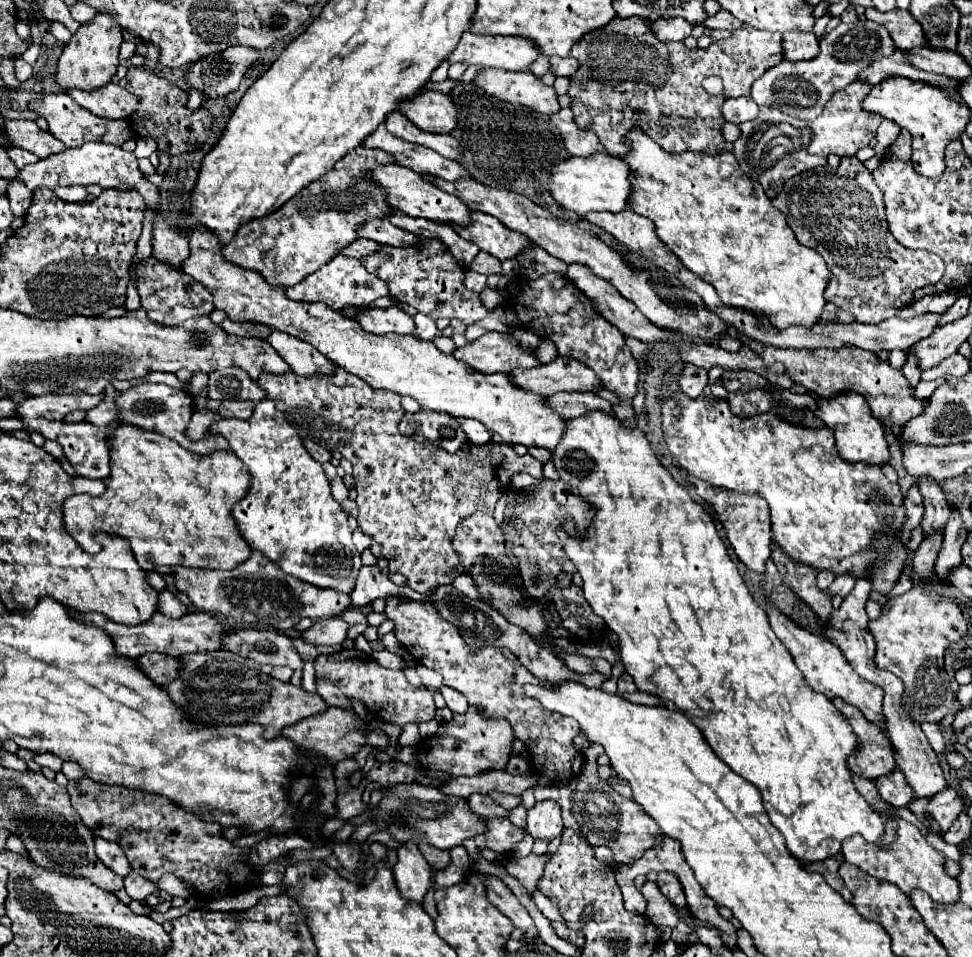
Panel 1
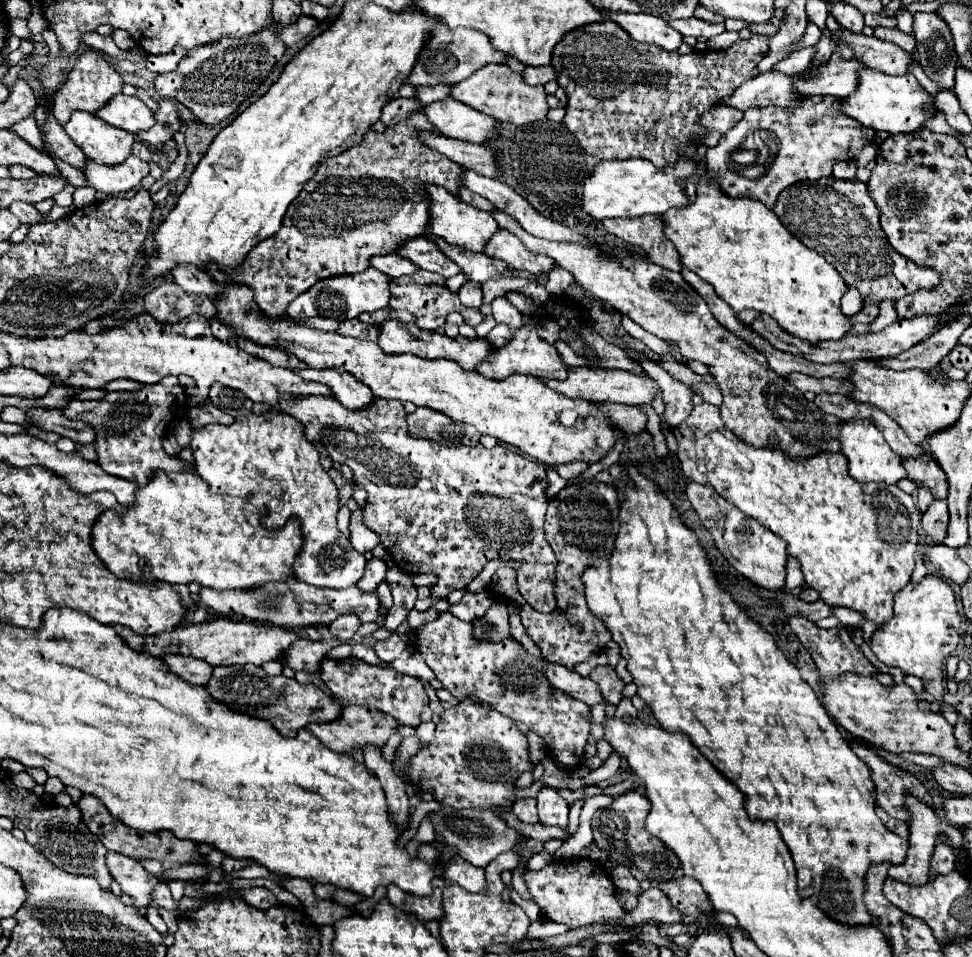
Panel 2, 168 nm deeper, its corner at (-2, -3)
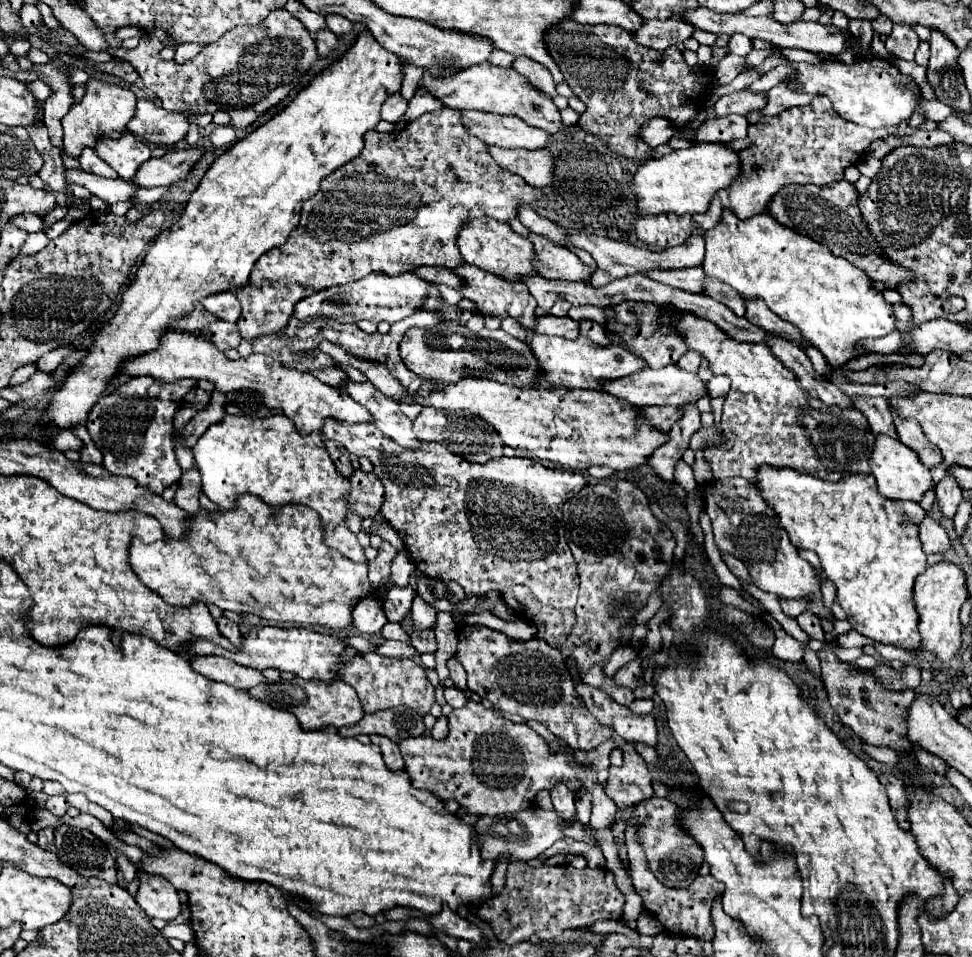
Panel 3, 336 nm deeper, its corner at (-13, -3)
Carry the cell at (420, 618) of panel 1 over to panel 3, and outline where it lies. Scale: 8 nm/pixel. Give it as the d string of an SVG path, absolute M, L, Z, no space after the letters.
M465 626L461 630L457 660L467 670L467 686L471 692L487 698L503 712L519 714L523 720L539 720L575 750L589 752L611 738L611 728L599 724L575 692L565 658L557 648L539 638L527 642L507 638L505 634L499 636L497 630L483 632L483 626Z

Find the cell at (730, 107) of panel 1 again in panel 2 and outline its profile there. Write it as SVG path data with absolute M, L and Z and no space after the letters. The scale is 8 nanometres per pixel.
M720 106L712 108L712 112L704 114L704 120L700 120L708 130L718 130L718 132L728 132L732 126L736 126L742 120L744 112L730 108L730 106Z

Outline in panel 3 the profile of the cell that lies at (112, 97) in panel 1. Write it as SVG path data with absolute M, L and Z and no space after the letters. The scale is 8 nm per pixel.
M139 100L135 120L131 120L131 134L137 134L147 144L173 146L187 136L187 114L167 112L153 104L153 100Z

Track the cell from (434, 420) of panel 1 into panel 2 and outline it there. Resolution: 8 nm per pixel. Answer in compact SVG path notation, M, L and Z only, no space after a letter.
M416 408L416 412L406 416L406 420L412 438L426 438L444 446L476 446L480 440L476 428L454 422L442 412L430 408Z

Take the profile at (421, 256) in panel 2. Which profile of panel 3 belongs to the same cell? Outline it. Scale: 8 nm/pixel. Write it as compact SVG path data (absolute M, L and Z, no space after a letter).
M463 264L459 268L455 268L455 272L459 272L461 276L467 276L467 288L463 288L461 296L465 296L467 300L477 304L477 312L483 316L497 316L497 318L505 318L511 316L515 320L519 320L527 330L533 330L535 326L535 308L537 302L535 298L529 294L525 284L507 284L507 280L499 280L497 276L487 276L487 272L479 272L479 268L471 268L469 264Z

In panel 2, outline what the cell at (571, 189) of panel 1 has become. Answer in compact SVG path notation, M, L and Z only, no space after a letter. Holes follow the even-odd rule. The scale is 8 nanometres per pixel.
M620 160L620 162L598 162L588 176L582 180L582 210L592 218L618 218L618 216L644 216L644 214L664 214L670 208L682 208L694 200L696 192L696 162L680 160L676 168L654 168L648 160ZM680 182L686 182L686 192L682 192Z

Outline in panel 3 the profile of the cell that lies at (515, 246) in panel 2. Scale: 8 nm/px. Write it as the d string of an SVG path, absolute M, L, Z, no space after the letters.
M529 234L535 256L539 256L539 274L551 280L565 280L565 282L589 282L593 276L593 268L583 264L573 252L569 252L565 246L539 236Z

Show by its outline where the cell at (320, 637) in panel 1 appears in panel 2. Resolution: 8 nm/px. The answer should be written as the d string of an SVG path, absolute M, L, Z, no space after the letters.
M348 614L348 616L340 616L338 620L334 620L334 622L328 626L328 630L330 630L330 634L332 634L340 644L344 644L344 642L348 642L348 640L356 634L358 626L360 626L360 620L358 620L356 616Z

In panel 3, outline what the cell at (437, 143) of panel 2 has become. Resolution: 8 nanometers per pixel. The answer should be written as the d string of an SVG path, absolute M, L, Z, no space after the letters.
M489 148L491 156L501 168L511 170L513 174L527 180L527 184L535 188L551 186L555 178L557 158L549 150L505 150L505 148Z

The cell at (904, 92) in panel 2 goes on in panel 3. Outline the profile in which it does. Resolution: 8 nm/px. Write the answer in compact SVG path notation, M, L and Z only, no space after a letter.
M769 56L763 64L755 66L759 74L769 72L775 66L791 64L795 68L795 76L787 80L787 88L791 90L805 90L807 94L821 94L833 102L833 108L845 120L851 120L859 126L869 128L891 128L907 122L917 106L917 98L921 98L919 86L909 78L903 76L897 66L881 58L857 58L853 64L843 64L837 58L823 56L821 64L803 64L803 62L789 62L783 56Z

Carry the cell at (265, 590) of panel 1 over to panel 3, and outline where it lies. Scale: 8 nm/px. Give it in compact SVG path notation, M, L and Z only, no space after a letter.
M411 584L395 586L385 598L385 616L389 618L389 622L401 622L403 618L407 618L415 598L417 590Z

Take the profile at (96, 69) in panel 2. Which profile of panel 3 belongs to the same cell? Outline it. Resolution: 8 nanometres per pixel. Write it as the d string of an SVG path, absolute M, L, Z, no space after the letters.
M99 80L87 82L87 92L79 104L75 104L63 118L63 154L79 158L83 148L93 148L101 138L117 140L127 132L127 122L135 116L137 98L131 90L123 90L115 84L105 84Z

